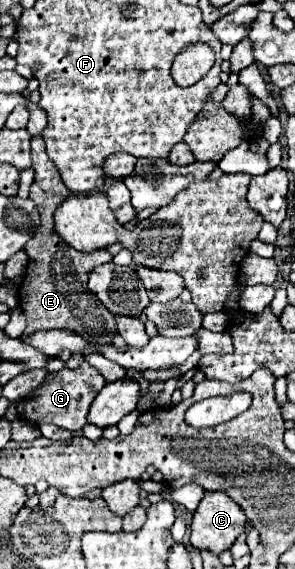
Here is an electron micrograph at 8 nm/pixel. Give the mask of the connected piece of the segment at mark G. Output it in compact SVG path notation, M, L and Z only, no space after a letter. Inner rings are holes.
M86 361L80 363L78 369L60 369L58 373L48 373L44 383L28 393L24 399L24 411L22 419L34 425L44 425L44 423L54 423L58 427L64 427L68 431L80 431L88 421L88 409L94 401L94 397L100 393L100 389L106 385L106 379Z

